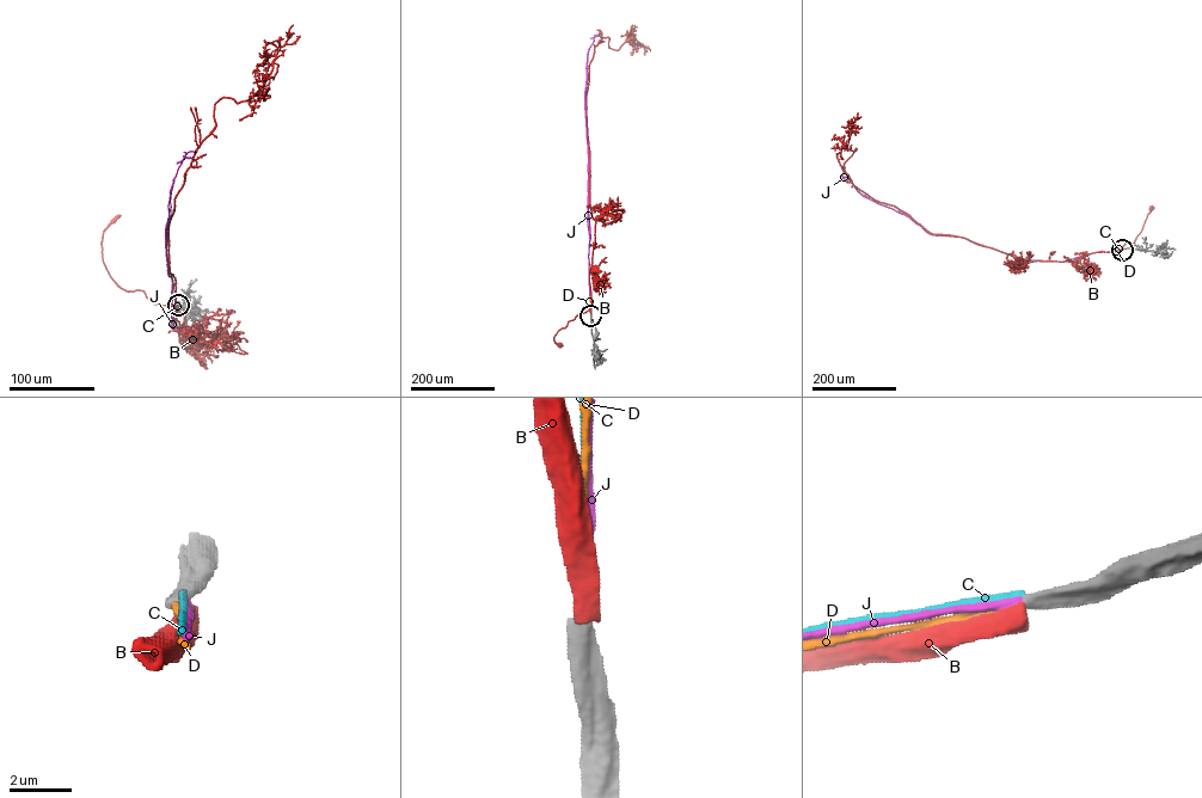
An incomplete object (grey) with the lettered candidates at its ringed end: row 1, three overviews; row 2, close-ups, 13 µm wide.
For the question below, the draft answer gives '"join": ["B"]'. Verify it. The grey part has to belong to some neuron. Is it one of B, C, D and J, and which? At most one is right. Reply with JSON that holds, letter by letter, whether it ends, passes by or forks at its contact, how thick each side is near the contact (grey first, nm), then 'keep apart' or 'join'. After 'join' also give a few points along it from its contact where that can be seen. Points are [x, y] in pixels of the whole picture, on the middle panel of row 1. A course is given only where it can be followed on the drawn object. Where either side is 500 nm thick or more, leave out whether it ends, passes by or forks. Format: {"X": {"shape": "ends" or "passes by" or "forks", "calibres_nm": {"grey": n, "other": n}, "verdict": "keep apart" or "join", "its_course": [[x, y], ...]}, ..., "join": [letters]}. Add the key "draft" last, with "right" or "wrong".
{"B": {"calibres_nm": {"grey": 550, "other": 600}, "verdict": "join", "its_course": [[590, 315], [589, 310], [577, 314], [558, 330], [553, 339], [559, 345]]}, "C": {"calibres_nm": {"grey": 550, "other": 180}, "verdict": "keep apart"}, "D": {"calibres_nm": {"grey": 550, "other": 180}, "verdict": "keep apart"}, "J": {"calibres_nm": {"grey": 550, "other": 220}, "verdict": "keep apart"}, "join": ["B"], "draft": "right"}

